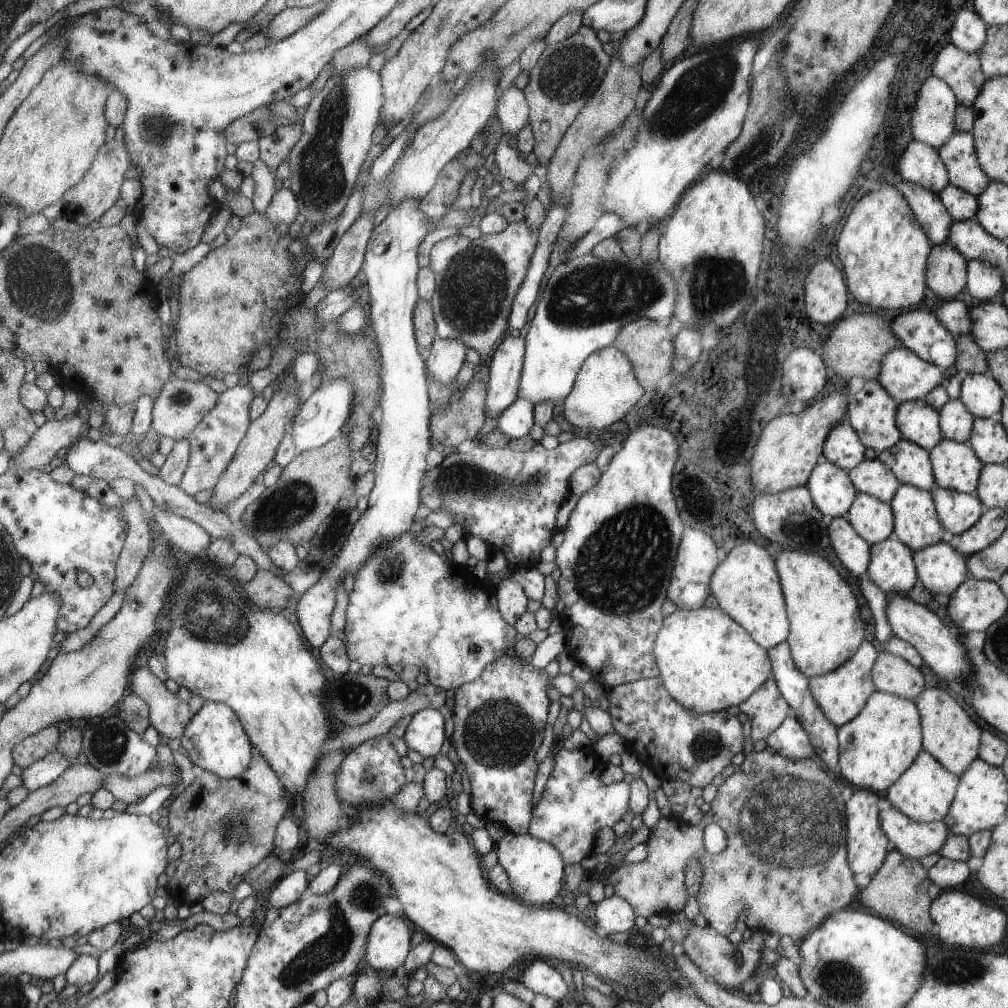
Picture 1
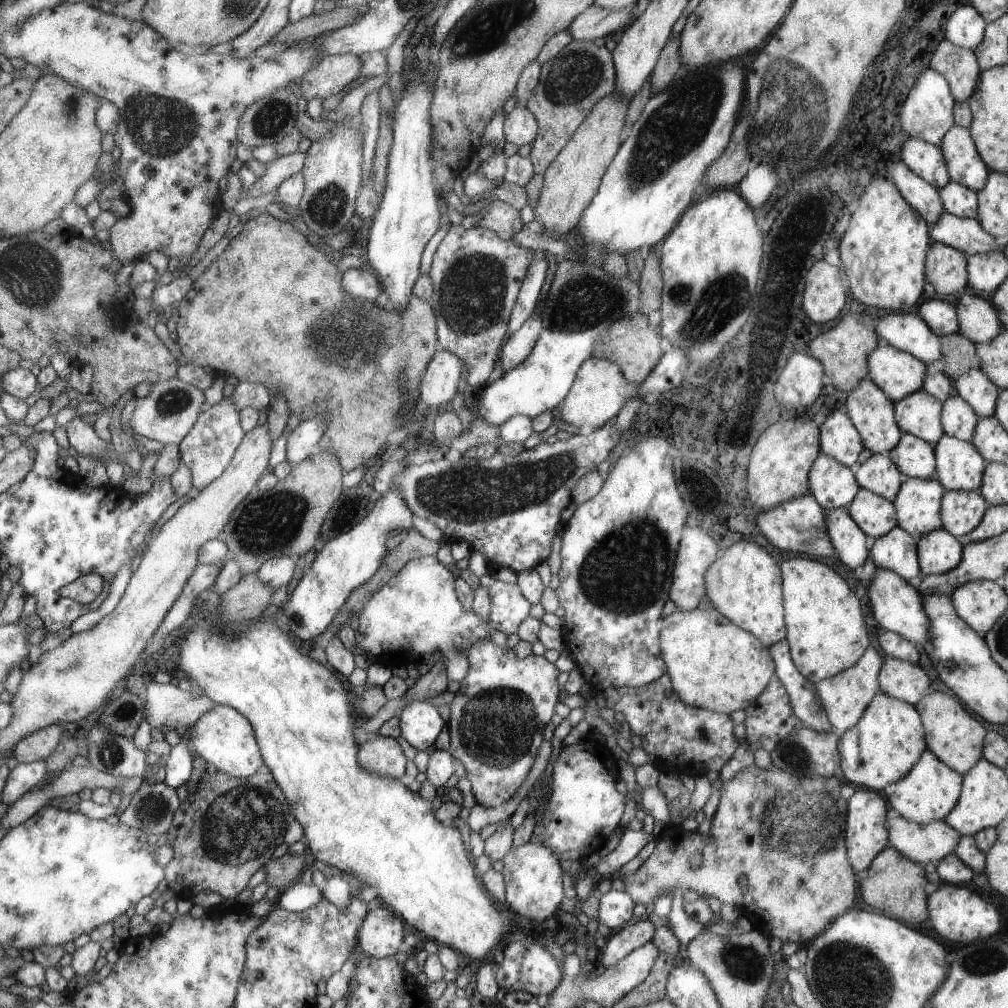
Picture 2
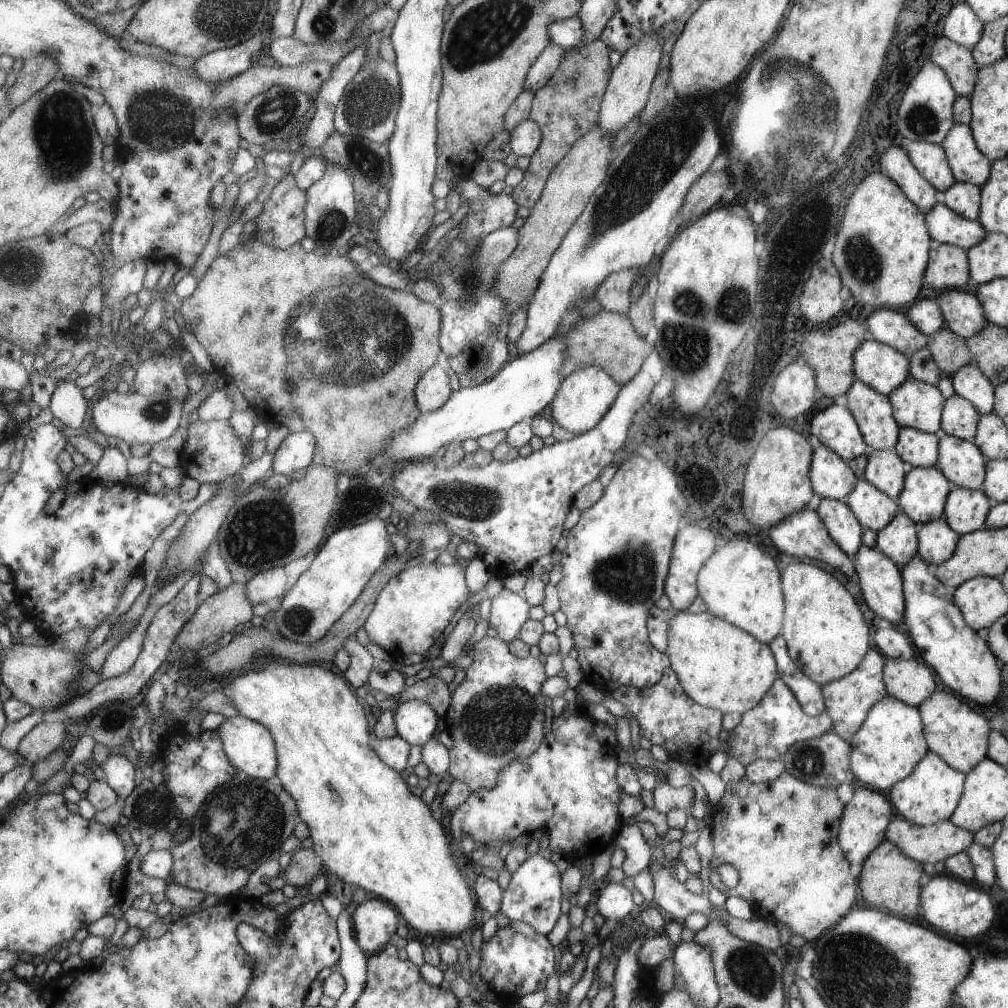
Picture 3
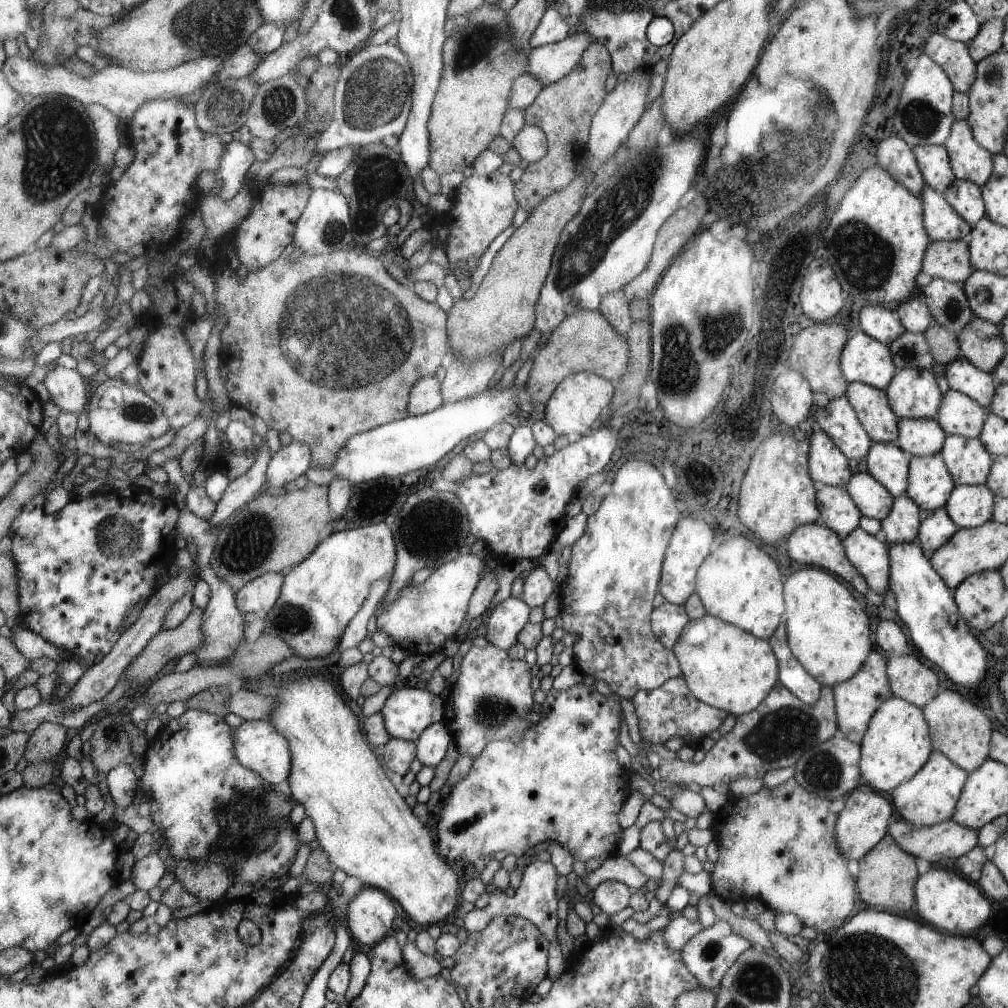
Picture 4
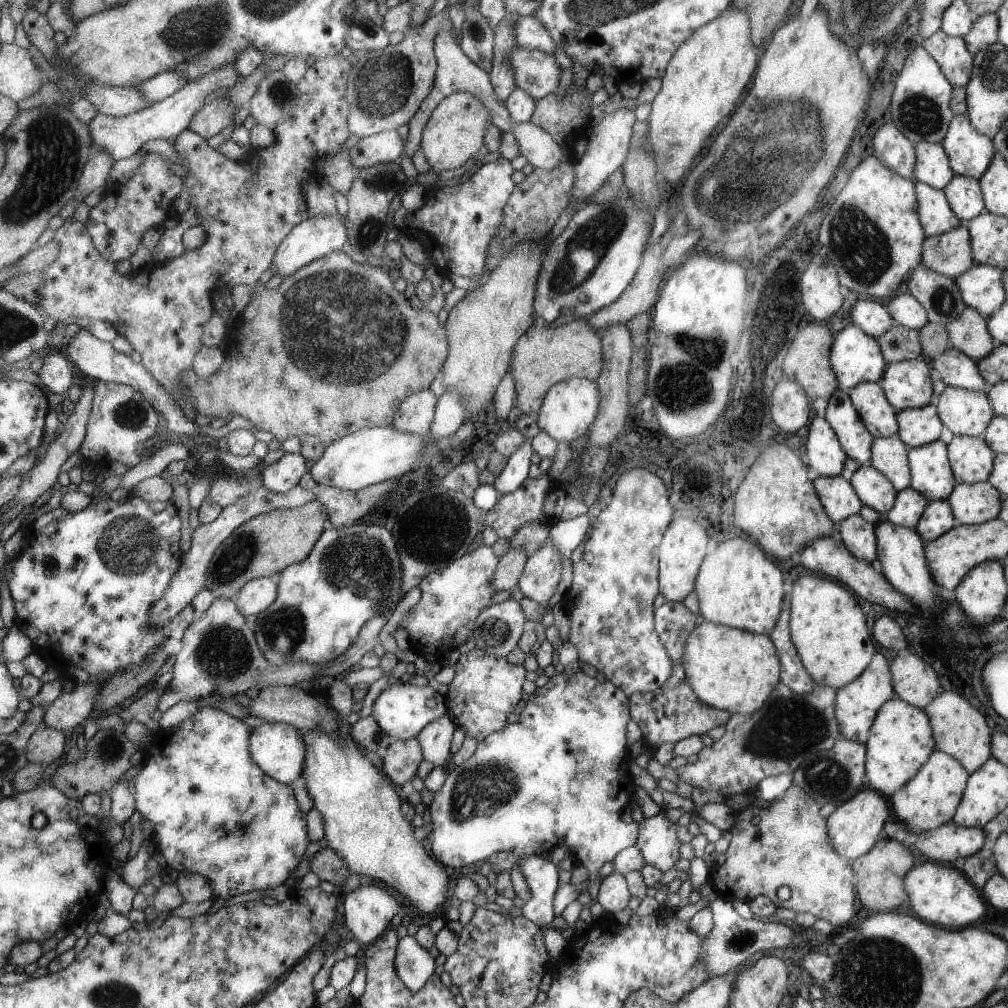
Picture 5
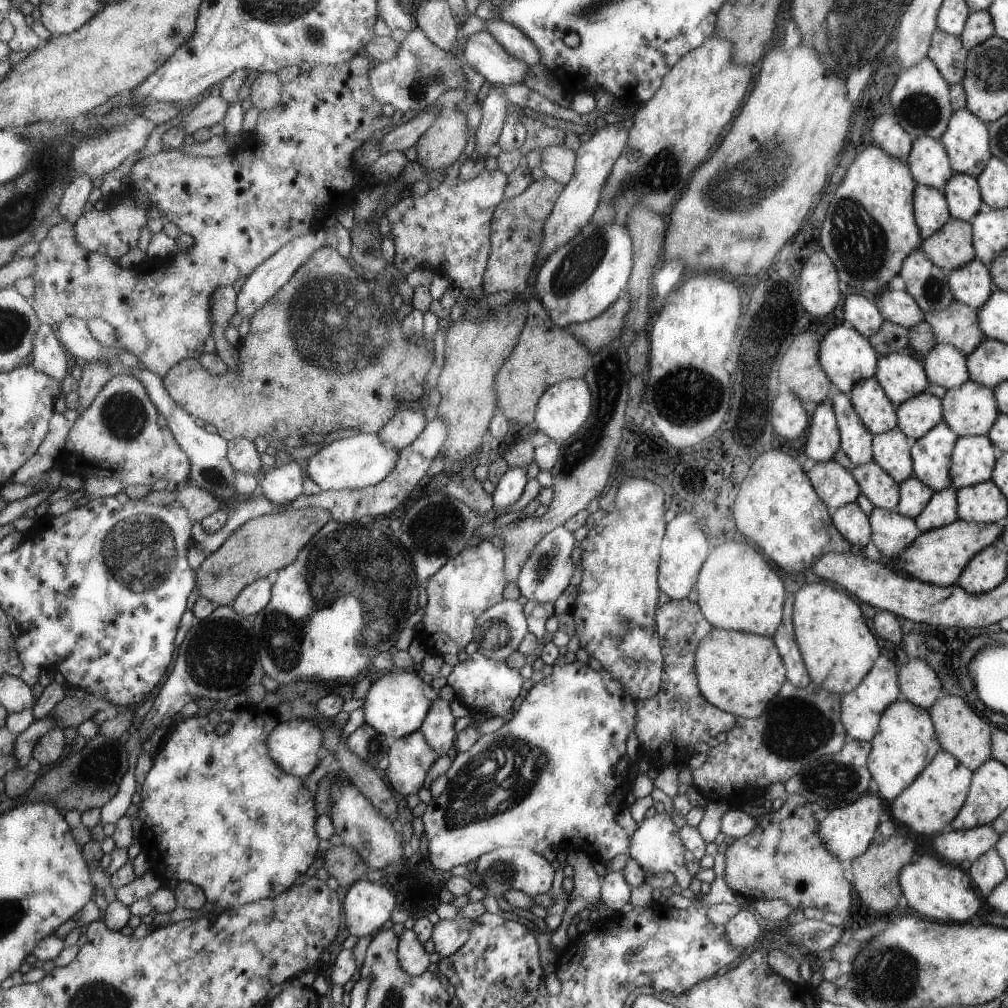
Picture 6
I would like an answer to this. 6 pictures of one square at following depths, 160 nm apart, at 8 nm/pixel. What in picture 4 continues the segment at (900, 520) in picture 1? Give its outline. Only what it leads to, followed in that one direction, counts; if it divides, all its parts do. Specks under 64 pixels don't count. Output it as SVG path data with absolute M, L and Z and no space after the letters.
M940 452L909 461L908 497L923 514L943 507L955 486Z

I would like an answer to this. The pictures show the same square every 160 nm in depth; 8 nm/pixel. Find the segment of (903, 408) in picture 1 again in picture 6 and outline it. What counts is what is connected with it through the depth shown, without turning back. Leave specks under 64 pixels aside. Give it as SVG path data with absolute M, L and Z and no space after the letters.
M907 352L880 355L874 377L888 398L898 405L923 392L929 385L924 367Z

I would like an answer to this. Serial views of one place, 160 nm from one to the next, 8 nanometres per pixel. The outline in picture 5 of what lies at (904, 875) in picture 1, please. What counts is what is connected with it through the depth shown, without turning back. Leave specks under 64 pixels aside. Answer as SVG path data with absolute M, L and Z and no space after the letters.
M879 838L867 853L853 860L854 877L857 878L857 898L862 906L873 912L887 913L895 910L908 894L903 890L904 874L913 866L913 856L907 845L899 844L896 840Z

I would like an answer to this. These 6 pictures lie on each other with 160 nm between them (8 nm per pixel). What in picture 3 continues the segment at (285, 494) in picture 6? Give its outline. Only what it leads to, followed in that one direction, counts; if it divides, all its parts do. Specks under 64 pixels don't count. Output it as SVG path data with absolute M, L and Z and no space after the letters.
M310 432L289 433L275 450L270 471L288 476L299 468L306 468L311 464L313 452L316 452L313 448L316 448L316 444L313 444L313 435Z

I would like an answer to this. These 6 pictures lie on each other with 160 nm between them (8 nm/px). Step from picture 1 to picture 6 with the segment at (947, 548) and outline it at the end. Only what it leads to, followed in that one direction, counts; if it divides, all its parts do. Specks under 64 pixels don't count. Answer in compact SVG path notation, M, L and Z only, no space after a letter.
M951 486L932 494L931 500L914 520L921 533L948 525L957 519L957 502L953 489Z

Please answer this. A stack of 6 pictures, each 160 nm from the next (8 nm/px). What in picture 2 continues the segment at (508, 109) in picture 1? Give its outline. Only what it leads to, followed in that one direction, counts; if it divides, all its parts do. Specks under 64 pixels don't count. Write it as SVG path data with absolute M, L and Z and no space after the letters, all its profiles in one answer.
M515 104L514 108L504 117L502 131L504 140L513 142L518 147L532 143L538 136L536 118L526 106Z

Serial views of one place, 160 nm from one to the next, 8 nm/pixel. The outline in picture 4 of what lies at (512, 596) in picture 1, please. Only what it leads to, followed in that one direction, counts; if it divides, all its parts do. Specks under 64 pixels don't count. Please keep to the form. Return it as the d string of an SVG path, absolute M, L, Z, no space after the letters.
M508 597L489 612L483 625L482 637L487 645L505 651L517 642L517 633L528 623L530 606L520 598Z

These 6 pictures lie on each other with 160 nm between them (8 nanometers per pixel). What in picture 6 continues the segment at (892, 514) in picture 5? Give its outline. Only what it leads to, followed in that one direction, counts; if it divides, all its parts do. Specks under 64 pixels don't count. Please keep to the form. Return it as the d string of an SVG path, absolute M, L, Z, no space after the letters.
M909 477L899 483L900 498L895 511L914 519L919 516L934 493L931 487L925 486L918 478Z

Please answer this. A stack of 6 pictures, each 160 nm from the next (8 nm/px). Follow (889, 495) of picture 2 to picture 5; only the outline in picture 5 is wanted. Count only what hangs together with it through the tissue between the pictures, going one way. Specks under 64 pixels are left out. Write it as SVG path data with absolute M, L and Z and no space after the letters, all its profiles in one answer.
M899 434L888 437L877 437L872 441L871 458L869 464L888 478L894 489L909 487L909 464L907 464L907 450L901 442Z

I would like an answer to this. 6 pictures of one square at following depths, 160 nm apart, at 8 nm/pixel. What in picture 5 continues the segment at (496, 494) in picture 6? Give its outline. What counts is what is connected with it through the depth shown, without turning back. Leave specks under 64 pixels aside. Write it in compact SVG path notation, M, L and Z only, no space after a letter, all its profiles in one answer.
M524 438L524 441L515 449L515 452L508 456L506 464L497 477L494 477L491 485L498 496L511 494L523 484L527 478L527 469L531 462L531 439Z

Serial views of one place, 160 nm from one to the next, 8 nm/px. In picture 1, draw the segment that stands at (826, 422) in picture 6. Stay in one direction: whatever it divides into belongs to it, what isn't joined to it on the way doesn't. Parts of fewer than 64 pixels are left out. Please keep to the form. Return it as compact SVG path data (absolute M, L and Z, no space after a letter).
M827 460L816 464L805 486L817 510L832 518L845 517L857 493L848 473Z

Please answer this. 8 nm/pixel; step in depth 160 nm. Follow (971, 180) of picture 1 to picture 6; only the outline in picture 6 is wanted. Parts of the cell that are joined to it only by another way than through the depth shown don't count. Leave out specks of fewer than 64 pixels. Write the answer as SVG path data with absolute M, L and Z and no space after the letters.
M966 107L953 111L943 136L938 138L948 153L953 173L965 173L975 178L983 172L988 160L992 157L989 150L988 127Z

